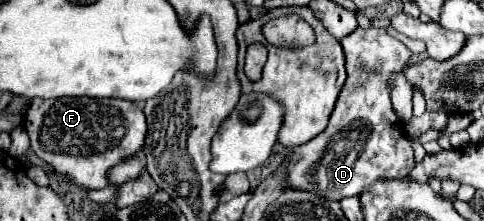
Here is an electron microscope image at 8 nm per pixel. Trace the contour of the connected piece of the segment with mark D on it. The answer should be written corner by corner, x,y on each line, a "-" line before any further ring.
370,26
368,30
356,28
352,34
348,34
344,40
340,40
344,54
346,54
346,84
338,96
336,108
330,116
330,122
322,134
318,134
308,144
302,144
294,150
290,150
284,160
282,168
288,172
286,178
286,190
288,188
304,188
306,192
314,192
326,200
342,200
348,196
360,196
366,192
372,184
378,180
394,180
404,178
414,168
414,150
412,140
402,132
402,126
398,122
390,122
394,110
390,104
390,76
396,70
402,70
410,62
410,50
396,38
392,38
386,30
378,30

